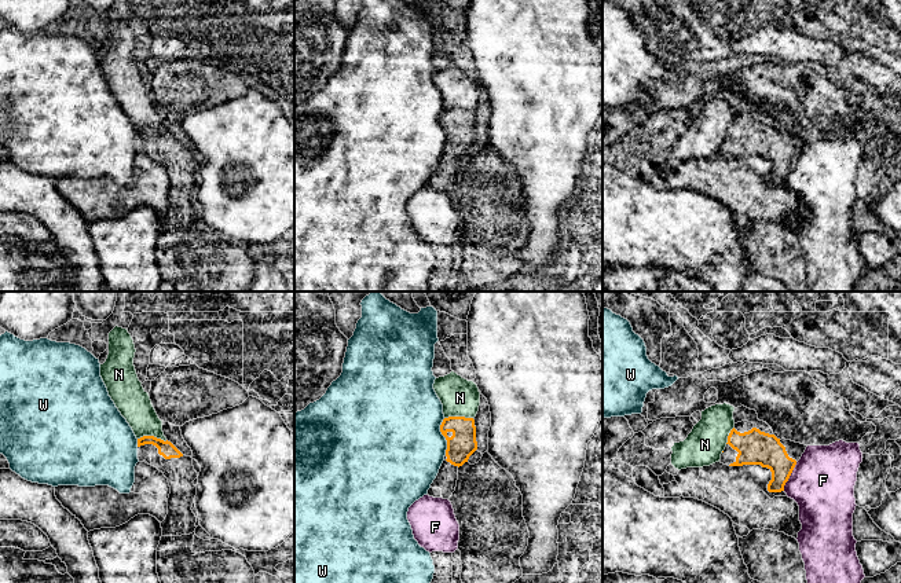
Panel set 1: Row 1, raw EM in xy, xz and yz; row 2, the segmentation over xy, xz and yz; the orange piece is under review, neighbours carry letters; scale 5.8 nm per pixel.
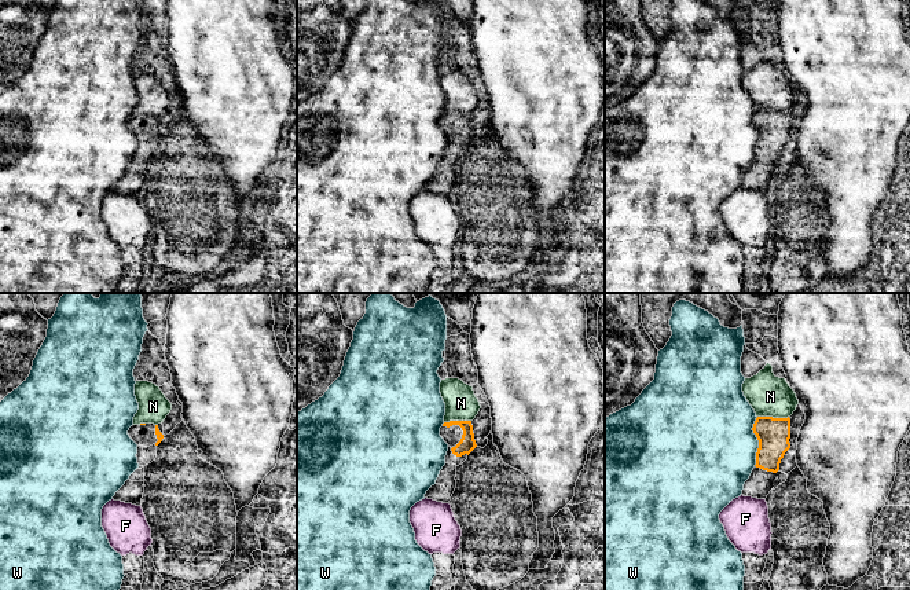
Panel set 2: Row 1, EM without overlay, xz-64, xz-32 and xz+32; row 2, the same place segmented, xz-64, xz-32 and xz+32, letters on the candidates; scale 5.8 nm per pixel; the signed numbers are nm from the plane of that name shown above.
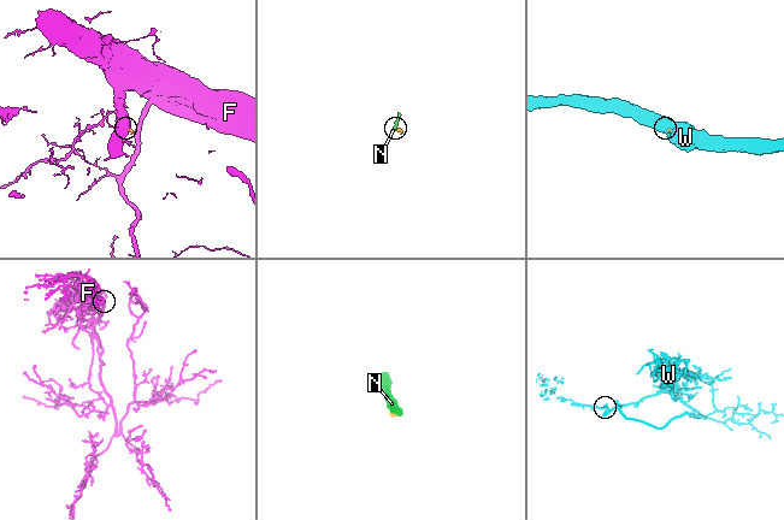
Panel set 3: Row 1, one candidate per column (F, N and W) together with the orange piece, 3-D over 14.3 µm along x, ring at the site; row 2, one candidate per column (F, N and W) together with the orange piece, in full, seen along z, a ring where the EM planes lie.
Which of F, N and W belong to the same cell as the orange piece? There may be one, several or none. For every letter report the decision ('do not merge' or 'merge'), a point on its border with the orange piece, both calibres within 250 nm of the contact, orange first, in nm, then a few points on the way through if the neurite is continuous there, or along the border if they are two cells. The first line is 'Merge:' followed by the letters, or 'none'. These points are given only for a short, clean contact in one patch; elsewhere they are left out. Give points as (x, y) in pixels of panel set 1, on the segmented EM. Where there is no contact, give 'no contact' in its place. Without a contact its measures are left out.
Merge: none
F: do not merge; meets orange in yz at (790, 475); 200 nm thick on the orange side, 380 nm on the other; border along yz (797, 462), (783, 490)
N: do not merge; meets orange in xy at (153, 436); 90 nm thick on the orange side, 190 nm on the other; border along xy (138, 437), (156, 436), (167, 440)
W: do not merge; meets orange in xz at (443, 435); 160 nm thick on the orange side, 480 nm on the other; border along xz (443, 418), (440, 433), (446, 440), (446, 454)

